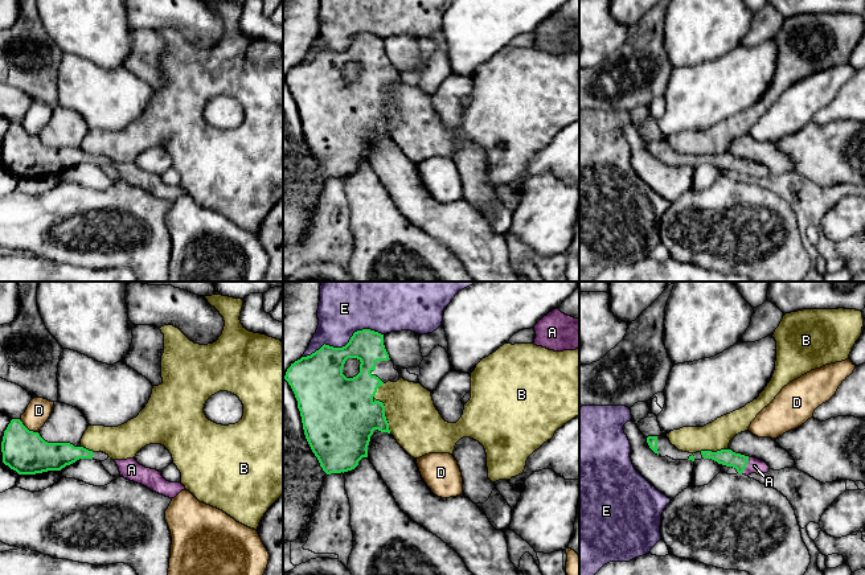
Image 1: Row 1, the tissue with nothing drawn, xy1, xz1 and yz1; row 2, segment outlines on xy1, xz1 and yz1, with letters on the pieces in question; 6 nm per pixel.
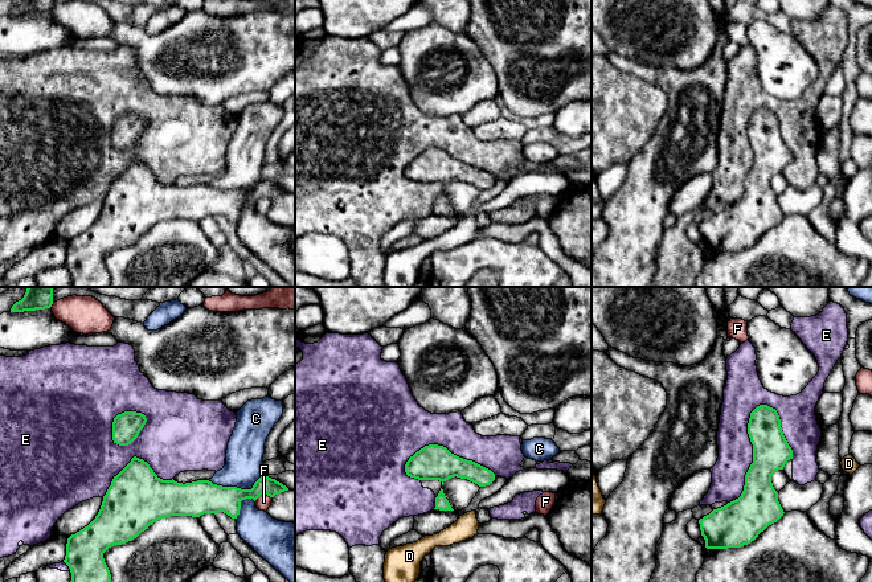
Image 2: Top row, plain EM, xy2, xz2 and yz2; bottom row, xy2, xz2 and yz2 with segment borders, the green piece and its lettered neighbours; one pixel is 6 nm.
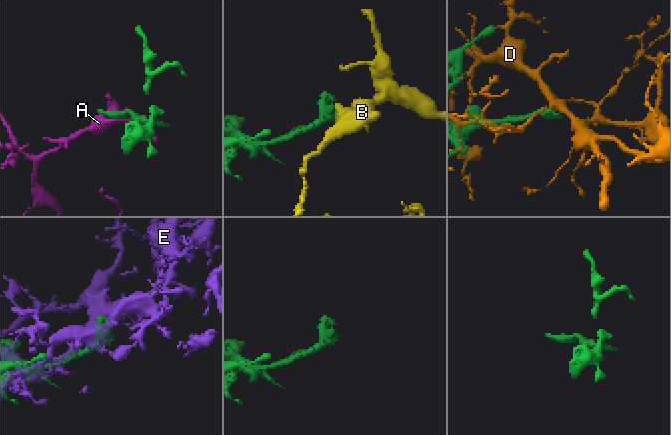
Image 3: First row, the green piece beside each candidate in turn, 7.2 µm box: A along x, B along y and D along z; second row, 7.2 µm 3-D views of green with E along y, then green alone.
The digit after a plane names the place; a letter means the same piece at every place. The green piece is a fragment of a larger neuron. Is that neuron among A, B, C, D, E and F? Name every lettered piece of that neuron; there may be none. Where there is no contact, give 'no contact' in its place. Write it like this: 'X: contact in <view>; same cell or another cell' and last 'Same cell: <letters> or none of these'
A: contact in yz1; same cell
B: contact in xz1; another cell
C: contact in xy2; another cell
D: contact in xy1; another cell
E: contact in yz2; another cell
F: contact in xy2; another cell
Same cell: A

